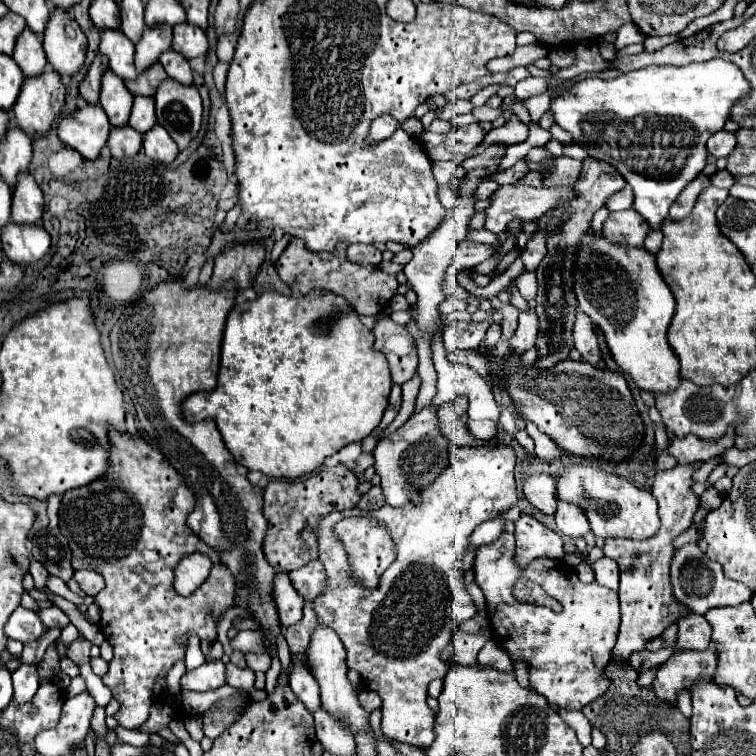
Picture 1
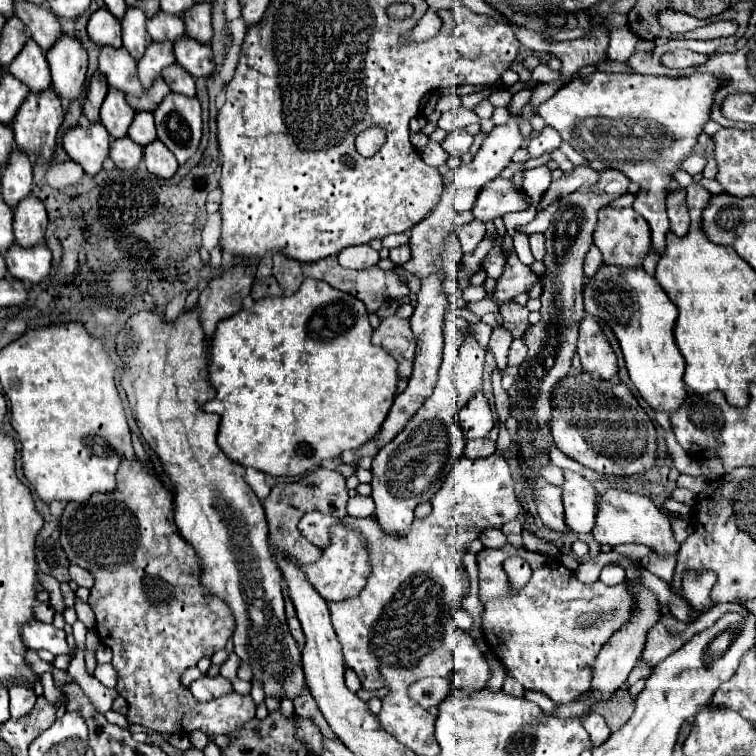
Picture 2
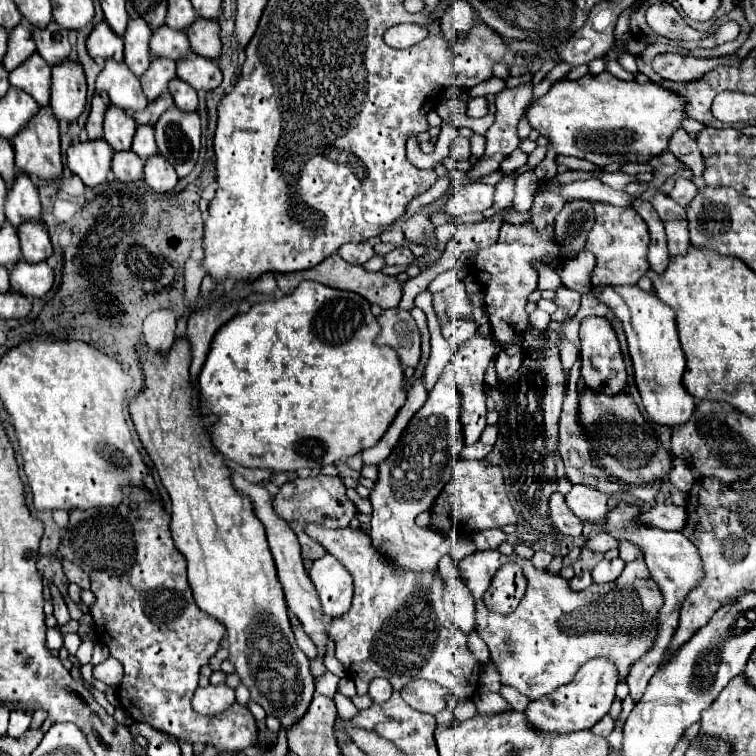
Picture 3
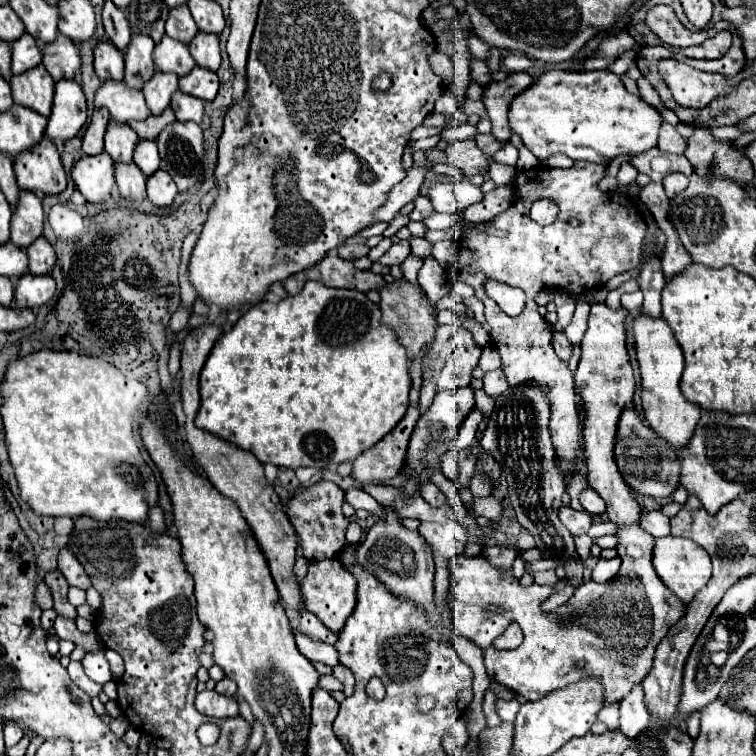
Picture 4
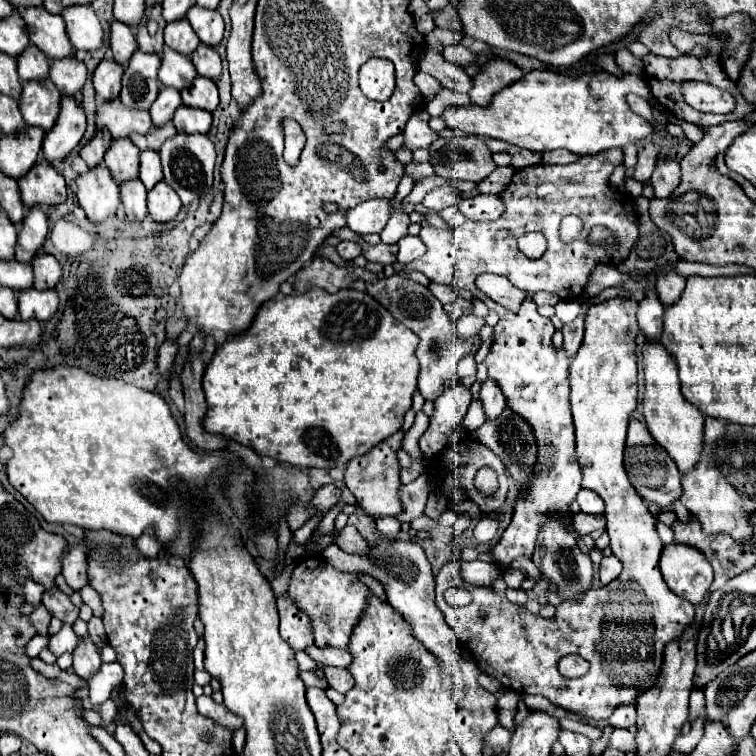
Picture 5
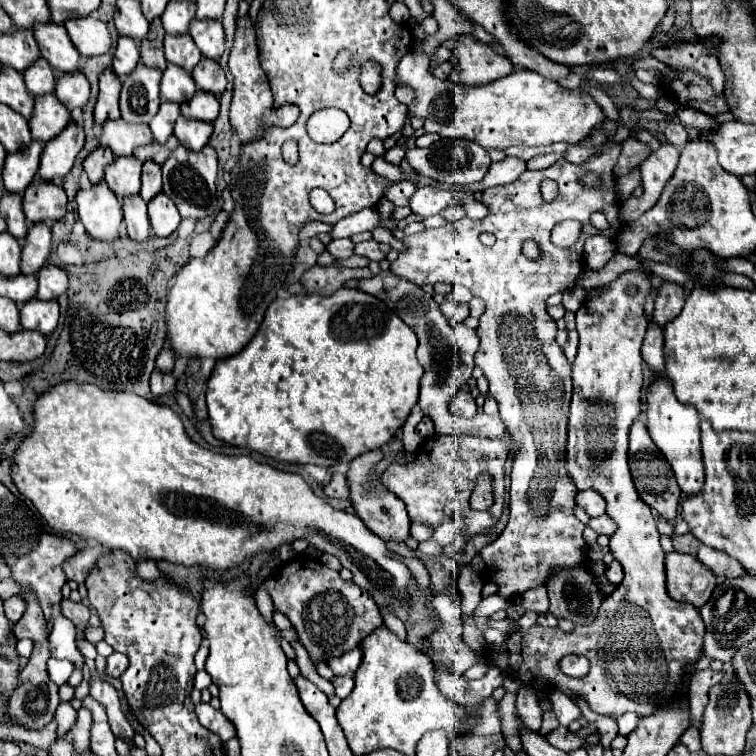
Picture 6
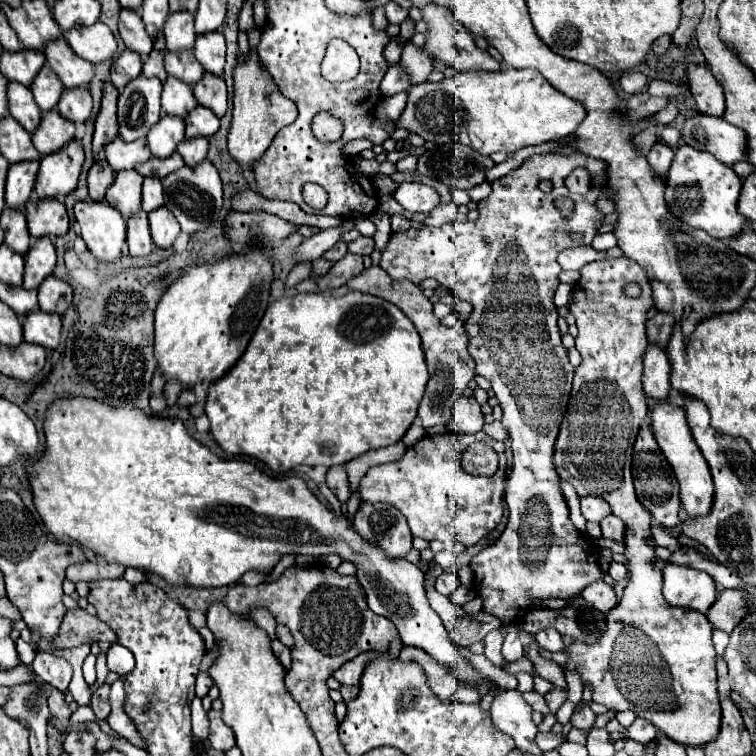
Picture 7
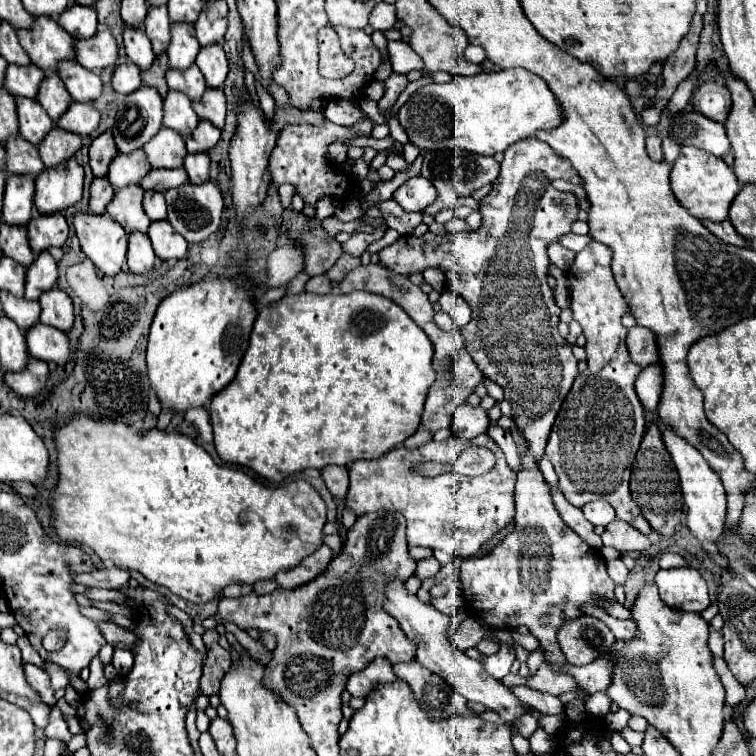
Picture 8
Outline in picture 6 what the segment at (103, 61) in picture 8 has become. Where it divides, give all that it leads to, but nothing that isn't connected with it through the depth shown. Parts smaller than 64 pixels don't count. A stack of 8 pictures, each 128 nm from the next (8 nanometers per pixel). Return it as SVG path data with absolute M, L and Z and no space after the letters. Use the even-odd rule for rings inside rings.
M86 16L86 18L72 18L68 24L64 24L68 30L68 36L76 50L82 56L102 56L110 50L112 38L108 32L108 26L98 20L96 16Z

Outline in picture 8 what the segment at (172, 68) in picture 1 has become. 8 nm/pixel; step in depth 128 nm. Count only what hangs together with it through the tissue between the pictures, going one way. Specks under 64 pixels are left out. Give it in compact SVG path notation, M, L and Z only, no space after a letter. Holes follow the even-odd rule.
M208 154L200 156L186 156L184 160L184 170L188 172L188 180L192 184L204 184L210 180L210 158Z

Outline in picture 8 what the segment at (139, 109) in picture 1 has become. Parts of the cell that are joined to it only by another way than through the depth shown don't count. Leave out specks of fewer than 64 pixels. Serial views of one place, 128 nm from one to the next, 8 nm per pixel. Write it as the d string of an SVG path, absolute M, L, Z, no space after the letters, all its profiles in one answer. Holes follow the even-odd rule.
M144 192L144 212L148 218L154 220L166 220L166 202L164 194L160 192Z

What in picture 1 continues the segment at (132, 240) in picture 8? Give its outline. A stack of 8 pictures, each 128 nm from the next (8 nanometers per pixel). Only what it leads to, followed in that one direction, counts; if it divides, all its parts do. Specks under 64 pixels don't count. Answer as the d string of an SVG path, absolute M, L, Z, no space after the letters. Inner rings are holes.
M112 128L108 138L108 148L116 160L132 158L142 148L142 136L138 132L132 132L132 128Z

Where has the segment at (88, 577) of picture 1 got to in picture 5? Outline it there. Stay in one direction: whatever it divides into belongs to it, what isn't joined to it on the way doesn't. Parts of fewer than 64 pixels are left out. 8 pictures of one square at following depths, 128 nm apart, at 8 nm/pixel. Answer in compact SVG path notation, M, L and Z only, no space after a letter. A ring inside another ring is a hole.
M78 544L78 546L70 548L62 560L62 574L72 590L80 590L82 586L88 584L88 580L86 580L86 570L88 570L86 550L88 550L86 544Z

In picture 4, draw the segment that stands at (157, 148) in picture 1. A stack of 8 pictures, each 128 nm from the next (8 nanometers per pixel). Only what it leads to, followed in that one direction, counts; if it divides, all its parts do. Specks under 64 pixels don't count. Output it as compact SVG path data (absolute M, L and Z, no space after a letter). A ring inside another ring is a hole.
M156 172L156 176L148 178L148 200L158 208L172 206L174 198L178 196L178 188L174 180L164 172Z

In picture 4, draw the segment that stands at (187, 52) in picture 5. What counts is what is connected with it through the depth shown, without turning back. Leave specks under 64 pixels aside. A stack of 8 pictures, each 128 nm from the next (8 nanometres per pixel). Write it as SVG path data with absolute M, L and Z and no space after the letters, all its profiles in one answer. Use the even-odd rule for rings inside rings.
M184 4L184 8L170 10L168 22L166 22L166 34L174 40L184 42L184 44L188 44L198 34L198 28L196 28L186 4Z

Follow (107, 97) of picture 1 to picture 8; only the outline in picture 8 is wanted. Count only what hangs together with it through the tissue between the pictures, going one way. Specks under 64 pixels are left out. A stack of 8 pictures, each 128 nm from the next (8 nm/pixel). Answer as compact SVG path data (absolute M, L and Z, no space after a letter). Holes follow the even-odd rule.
M140 186L136 188L122 188L116 192L112 204L108 204L106 212L112 220L116 220L128 234L132 232L148 232L150 220L146 212L142 210L142 194L144 190Z

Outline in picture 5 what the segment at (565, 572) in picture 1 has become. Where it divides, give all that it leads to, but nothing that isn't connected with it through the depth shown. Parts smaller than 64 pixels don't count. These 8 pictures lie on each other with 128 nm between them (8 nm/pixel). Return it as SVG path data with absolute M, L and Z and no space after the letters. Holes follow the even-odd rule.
M612 298L602 304L590 306L586 320L584 320L584 340L580 350L576 352L572 366L570 366L570 404L572 404L572 416L574 416L574 430L576 430L576 458L582 468L582 488L594 490L606 504L606 520L608 520L608 536L610 536L610 548L616 558L624 564L622 574L618 576L618 582L632 588L630 598L594 598L594 590L588 592L588 596L582 596L576 600L576 604L560 604L556 610L556 616L546 620L542 616L534 616L528 612L518 614L518 606L510 604L506 598L496 596L490 588L474 588L464 582L461 574L459 560L454 560L444 565L436 576L436 604L442 610L446 622L456 632L460 644L472 652L472 658L480 666L482 672L496 678L502 686L512 688L520 694L540 694L548 698L552 704L586 716L594 720L606 720L612 716L612 712L620 704L632 704L636 698L652 688L662 672L664 662L664 648L666 644L680 640L684 636L684 630L696 624L696 610L694 606L684 606L686 602L672 594L672 590L666 586L664 578L660 576L660 554L662 554L662 540L656 532L656 518L646 508L644 500L638 496L634 486L630 484L626 470L624 470L624 446L626 446L626 430L632 412L638 404L638 380L636 380L636 368L638 368L638 356L636 356L636 336L640 332L636 322L638 302L630 298ZM454 586L464 586L472 594L472 602L464 608L454 608L446 602L444 592ZM486 608L488 616L480 618L478 610ZM566 654L578 654L590 662L590 670L582 678L564 678L558 672L558 660Z

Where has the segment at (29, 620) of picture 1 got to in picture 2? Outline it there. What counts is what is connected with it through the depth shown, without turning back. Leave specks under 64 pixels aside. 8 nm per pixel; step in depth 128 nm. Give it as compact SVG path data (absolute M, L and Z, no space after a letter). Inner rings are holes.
M38 620L28 624L28 628L24 628L24 644L28 644L28 648L32 650L44 648L56 656L70 652L64 630L56 628L54 624L44 624Z

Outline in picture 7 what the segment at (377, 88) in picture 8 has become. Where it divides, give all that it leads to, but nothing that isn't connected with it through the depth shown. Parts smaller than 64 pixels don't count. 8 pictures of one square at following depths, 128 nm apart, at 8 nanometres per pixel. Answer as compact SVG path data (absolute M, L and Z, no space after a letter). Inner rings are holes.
M389 67L380 83L380 94L388 96L389 88L392 92L408 92L408 104L402 116L396 120L398 128L404 128L408 132L414 132L422 136L424 140L436 142L436 144L448 144L448 142L462 142L476 152L490 156L494 152L514 154L516 150L548 140L558 140L568 134L572 134L578 124L584 120L584 108L574 104L574 100L568 100L562 92L552 88L548 80L538 70L498 70L498 72L458 72L454 78L444 78L442 82L424 82L418 86L410 86L408 76L402 72L402 68Z

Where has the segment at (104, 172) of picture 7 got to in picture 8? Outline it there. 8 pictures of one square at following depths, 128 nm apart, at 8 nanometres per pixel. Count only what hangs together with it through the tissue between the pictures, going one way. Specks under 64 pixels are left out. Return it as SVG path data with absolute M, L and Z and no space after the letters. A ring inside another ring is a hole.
M94 178L90 188L90 212L92 214L104 214L106 206L112 202L114 190L108 184L106 178Z

